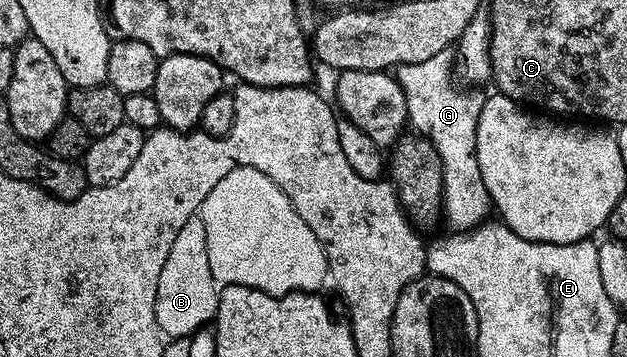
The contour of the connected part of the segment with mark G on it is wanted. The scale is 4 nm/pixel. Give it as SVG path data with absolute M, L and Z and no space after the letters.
M448 50L420 64L405 64L396 68L395 78L405 95L408 122L411 127L413 125L412 130L429 140L440 155L444 173L443 219L450 230L458 232L484 224L490 218L493 206L487 185L483 182L482 170L479 169L477 151L479 113L487 97L479 89L459 91L452 87L454 65L454 52Z

